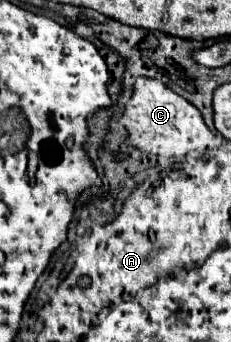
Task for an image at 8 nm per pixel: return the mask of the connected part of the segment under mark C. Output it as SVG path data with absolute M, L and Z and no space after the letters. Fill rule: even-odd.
M145 76L137 78L127 106L129 110L123 120L123 126L129 132L129 140L133 148L141 152L165 154L183 160L191 152L199 152L199 154L207 152L209 144L213 142L213 134L207 128L201 112L189 100L185 100L175 90L171 90L169 86L165 86L155 78L145 78ZM153 140L163 140L163 142L153 142Z

